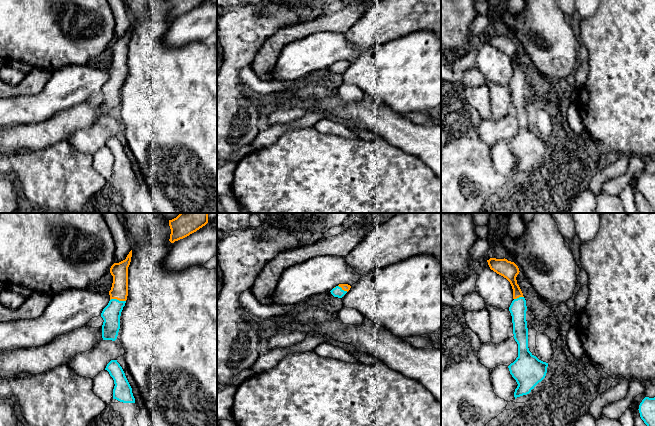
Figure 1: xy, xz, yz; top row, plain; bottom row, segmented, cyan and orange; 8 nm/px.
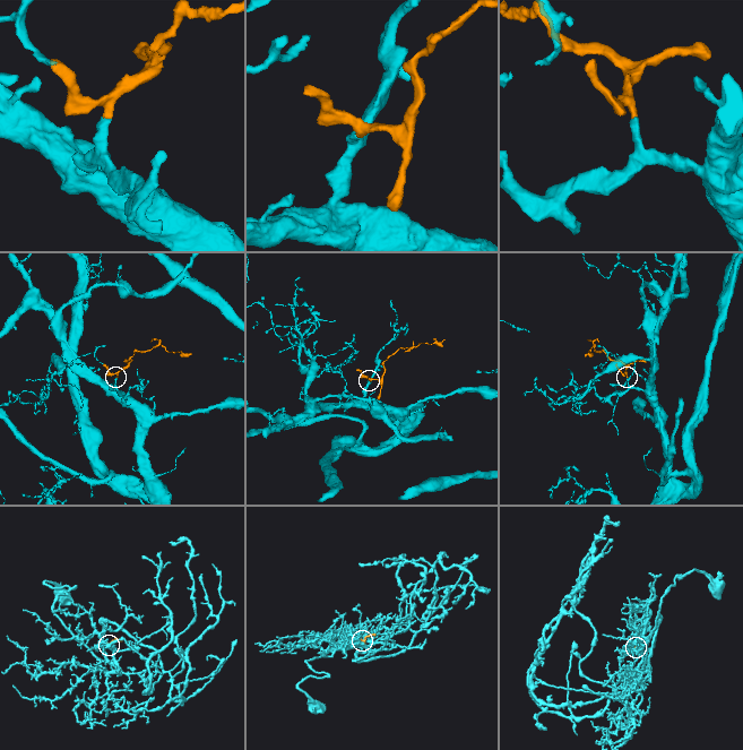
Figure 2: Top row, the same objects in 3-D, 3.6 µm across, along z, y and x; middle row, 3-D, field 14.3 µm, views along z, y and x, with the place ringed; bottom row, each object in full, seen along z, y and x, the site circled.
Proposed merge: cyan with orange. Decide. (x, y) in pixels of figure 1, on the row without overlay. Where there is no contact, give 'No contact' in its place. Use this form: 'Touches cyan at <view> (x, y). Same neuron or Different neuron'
Touches cyan at xy (118, 76). Same neuron

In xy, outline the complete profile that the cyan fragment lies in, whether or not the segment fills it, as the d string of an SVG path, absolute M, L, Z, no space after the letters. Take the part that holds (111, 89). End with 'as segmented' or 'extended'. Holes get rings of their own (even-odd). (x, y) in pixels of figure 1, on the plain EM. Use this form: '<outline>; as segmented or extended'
M132 26L125 36L114 39L110 44L110 49L113 52L112 63L109 67L110 77L101 89L104 96L102 101L103 116L115 117L117 115L121 88L128 72L128 43L131 33Z; extended

